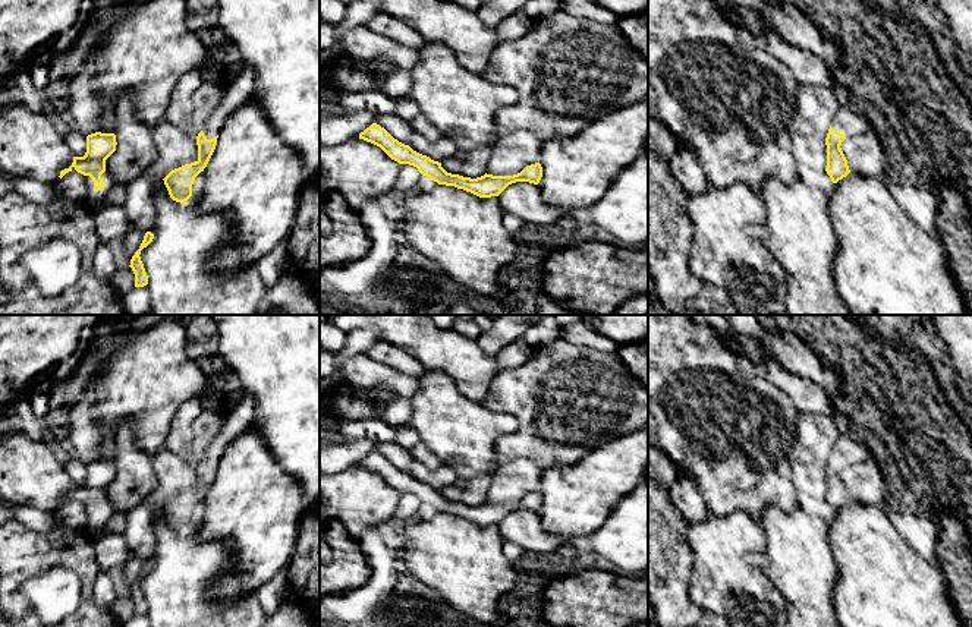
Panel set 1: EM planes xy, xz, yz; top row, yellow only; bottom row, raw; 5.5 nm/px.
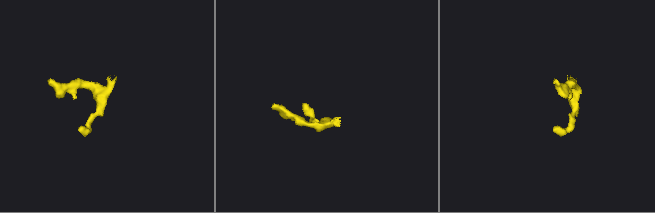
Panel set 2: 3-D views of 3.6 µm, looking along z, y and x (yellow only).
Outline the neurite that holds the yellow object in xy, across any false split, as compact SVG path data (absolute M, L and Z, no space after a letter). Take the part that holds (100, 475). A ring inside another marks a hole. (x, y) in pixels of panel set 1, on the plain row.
M95 460L86 464L86 481L84 485L73 485L69 497L60 500L60 507L69 500L85 504L88 511L88 529L100 530L111 514L113 504L106 497L106 488L116 479L116 463Z

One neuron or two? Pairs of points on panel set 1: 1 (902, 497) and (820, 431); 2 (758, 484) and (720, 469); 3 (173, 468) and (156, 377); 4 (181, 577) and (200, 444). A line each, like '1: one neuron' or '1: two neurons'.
1: two neurons
2: one neuron
3: two neurons
4: two neurons

